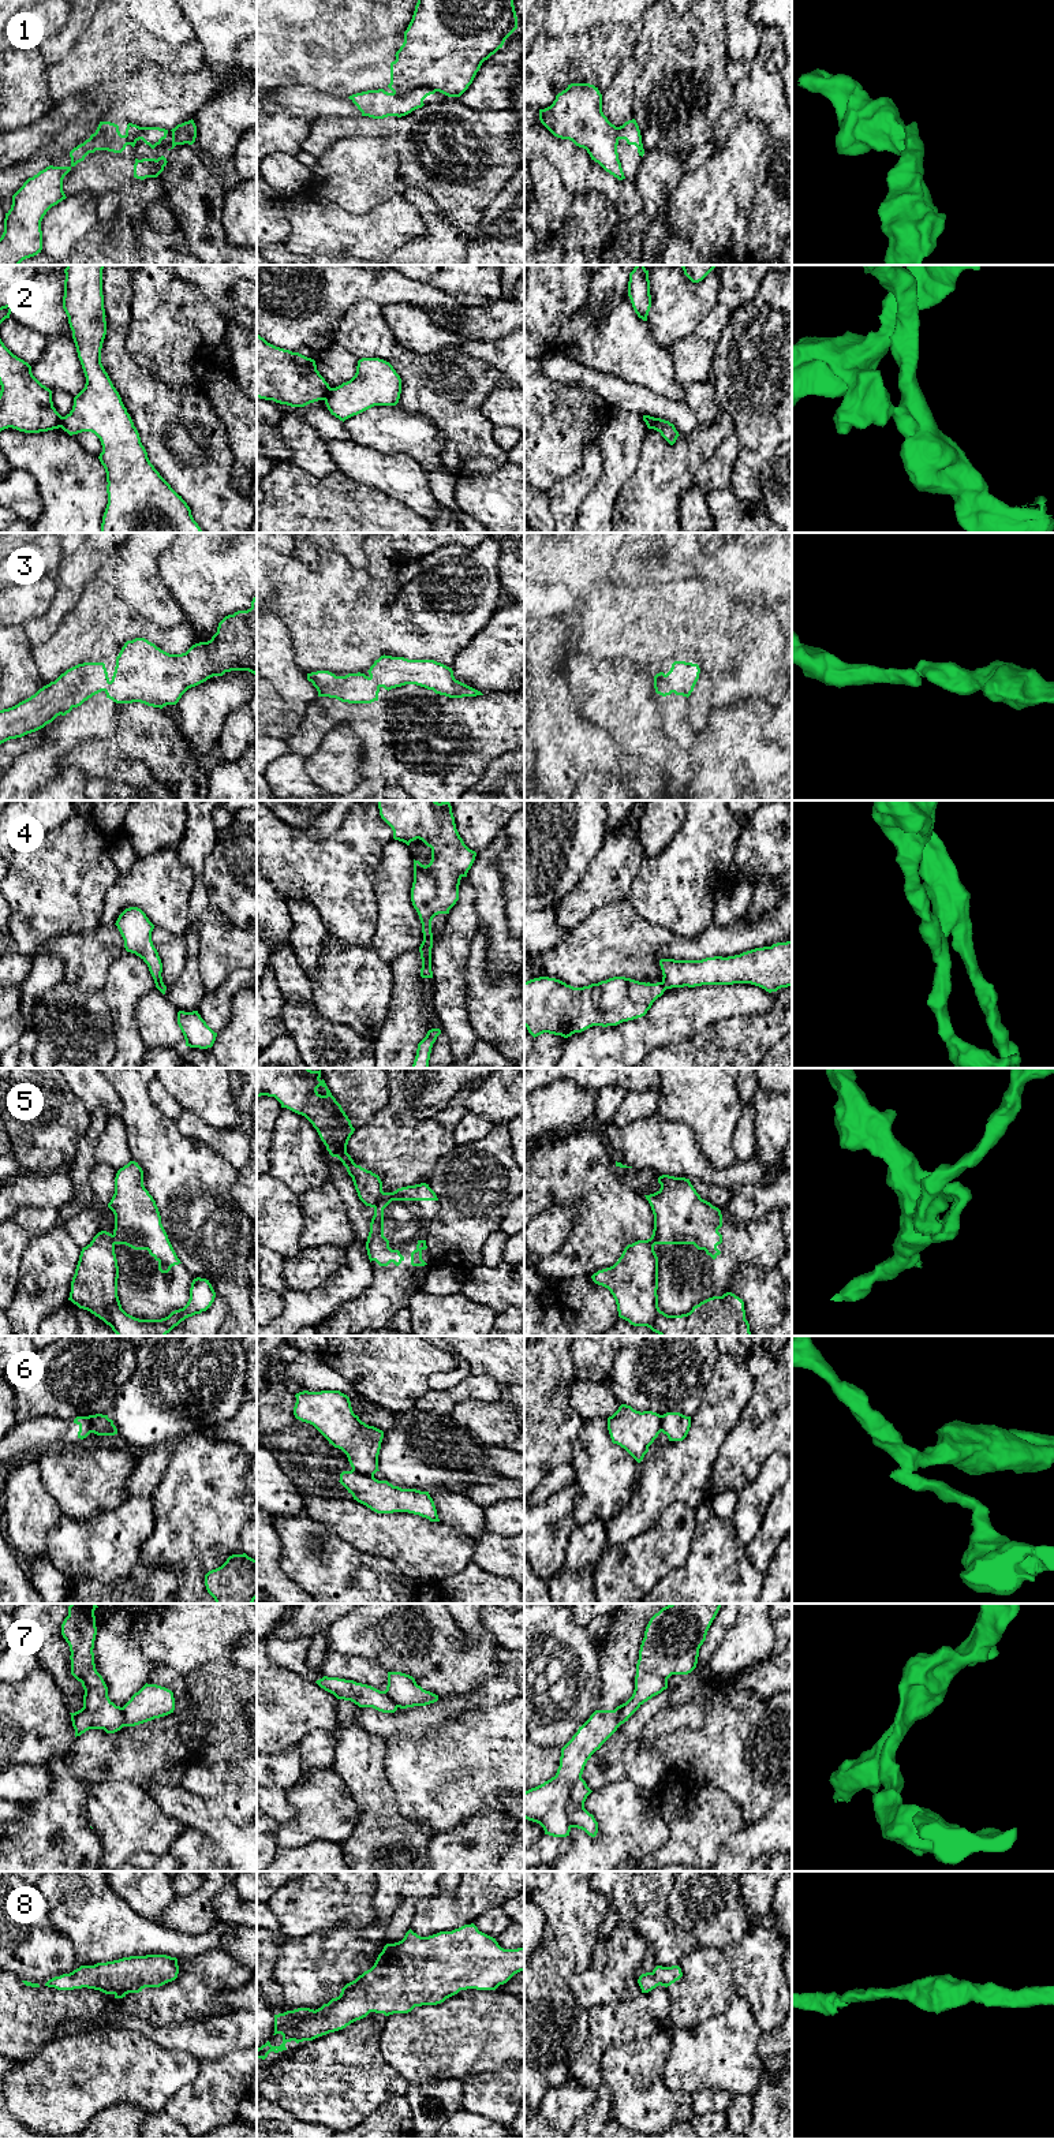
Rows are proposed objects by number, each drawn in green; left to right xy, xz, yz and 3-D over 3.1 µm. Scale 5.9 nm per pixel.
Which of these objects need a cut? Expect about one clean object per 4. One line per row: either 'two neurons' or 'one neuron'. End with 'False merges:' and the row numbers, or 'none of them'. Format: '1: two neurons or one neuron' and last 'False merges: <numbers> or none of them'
1: one neuron
2: two neurons
3: one neuron
4: two neurons
5: two neurons
6: two neurons
7: two neurons
8: one neuron
False merges: 2, 4, 5, 6, 7

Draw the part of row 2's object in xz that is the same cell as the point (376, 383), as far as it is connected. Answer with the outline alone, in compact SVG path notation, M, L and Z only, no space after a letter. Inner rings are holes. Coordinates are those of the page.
M362 358L350 381L330 388L325 404L332 415L344 422L374 406L396 406L400 393L401 378L389 362Z

